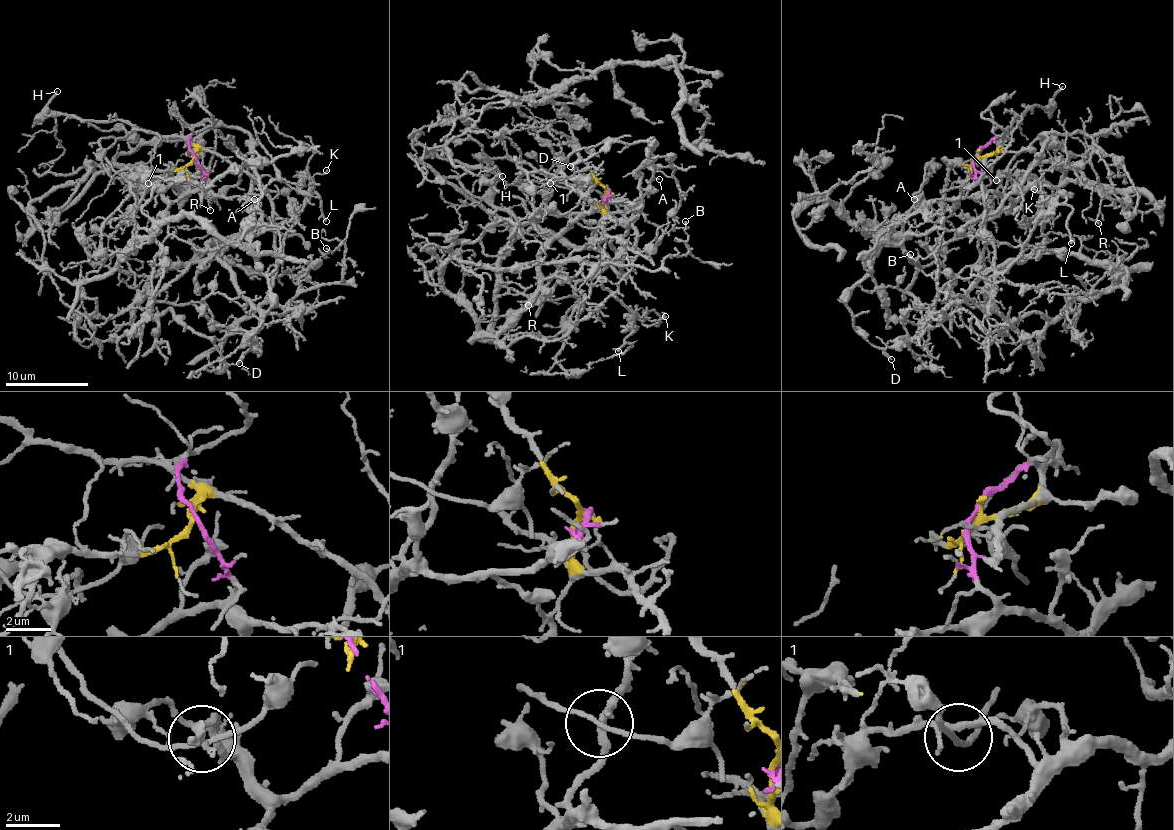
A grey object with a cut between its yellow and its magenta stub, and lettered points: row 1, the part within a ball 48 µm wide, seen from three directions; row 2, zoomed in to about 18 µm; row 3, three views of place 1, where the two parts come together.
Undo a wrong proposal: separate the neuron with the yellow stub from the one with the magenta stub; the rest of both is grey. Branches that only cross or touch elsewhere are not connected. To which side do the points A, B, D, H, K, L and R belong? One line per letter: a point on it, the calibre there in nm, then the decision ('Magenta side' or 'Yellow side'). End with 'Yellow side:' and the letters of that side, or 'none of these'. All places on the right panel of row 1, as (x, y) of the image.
A: Place: (914, 199). Thickness 110 nm. Magenta side
B: Place: (910, 254). Thickness 110 nm. Yellow side
D: Place: (891, 359). Thickness 260 nm. Yellow side
H: Place: (1062, 86). Thickness 170 nm. Yellow side
K: Place: (1034, 189). Thickness 130 nm. Yellow side
L: Place: (1071, 243). Thickness 120 nm. Yellow side
R: Place: (1098, 223). Thickness 110 nm. Magenta side
Yellow side: B, D, H, K, L

